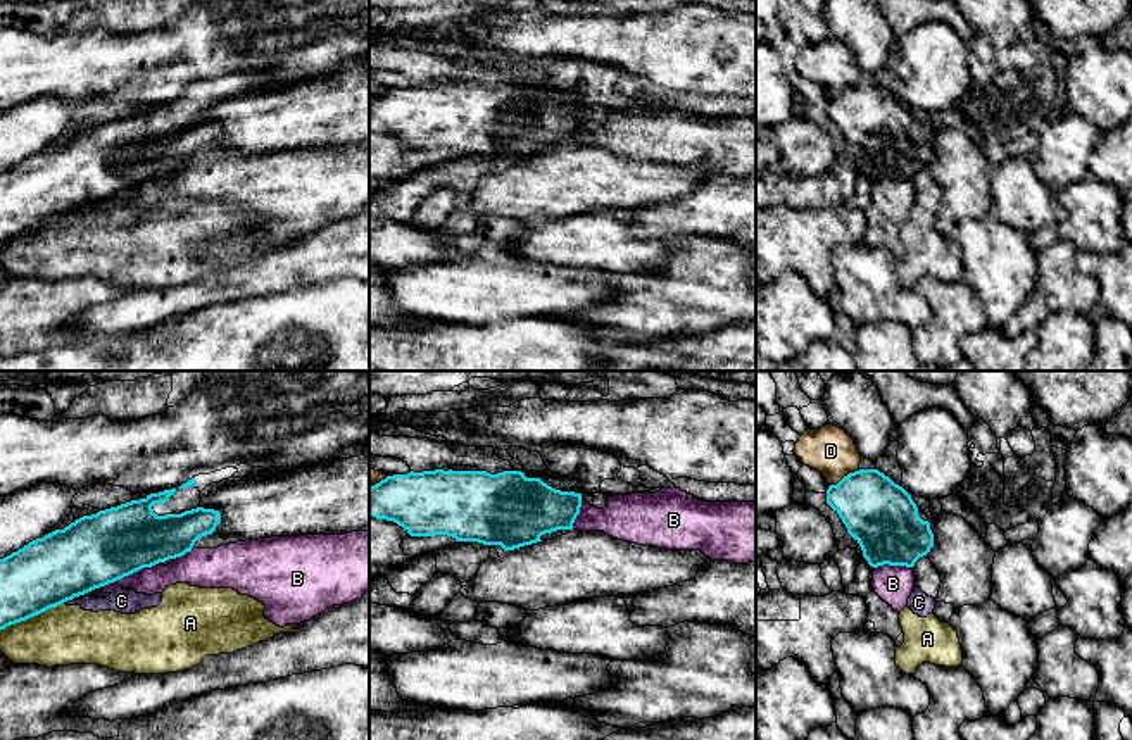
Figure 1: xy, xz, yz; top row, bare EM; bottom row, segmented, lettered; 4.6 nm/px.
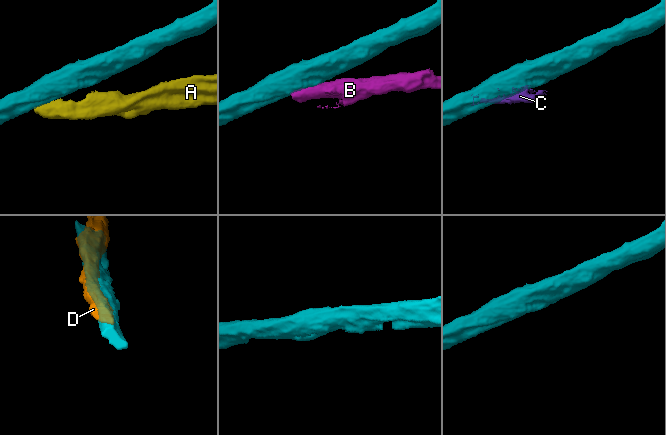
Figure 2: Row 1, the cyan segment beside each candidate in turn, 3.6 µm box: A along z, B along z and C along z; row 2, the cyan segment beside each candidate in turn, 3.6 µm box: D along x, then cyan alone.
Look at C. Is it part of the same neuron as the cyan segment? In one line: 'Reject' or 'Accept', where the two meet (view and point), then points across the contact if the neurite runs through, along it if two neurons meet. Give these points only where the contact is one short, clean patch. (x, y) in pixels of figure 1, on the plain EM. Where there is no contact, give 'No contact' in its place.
Reject. Touches cyan at xy (68, 213)

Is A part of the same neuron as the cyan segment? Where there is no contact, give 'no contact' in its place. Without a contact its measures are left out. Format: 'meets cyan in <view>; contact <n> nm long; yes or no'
meets cyan in xy; contact 320 nm long; no

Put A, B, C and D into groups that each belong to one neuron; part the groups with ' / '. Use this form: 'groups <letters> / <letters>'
groups A C / B / D

